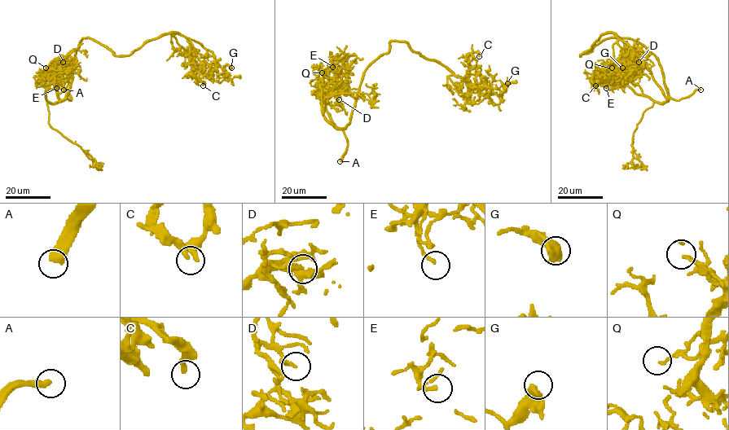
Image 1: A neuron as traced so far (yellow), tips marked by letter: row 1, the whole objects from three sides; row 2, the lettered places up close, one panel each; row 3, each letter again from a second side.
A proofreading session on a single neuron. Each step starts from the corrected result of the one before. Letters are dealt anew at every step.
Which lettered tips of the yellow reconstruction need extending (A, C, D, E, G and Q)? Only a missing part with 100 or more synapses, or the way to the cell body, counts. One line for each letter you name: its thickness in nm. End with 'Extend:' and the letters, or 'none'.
A: calibre 440 nm
Extend: A

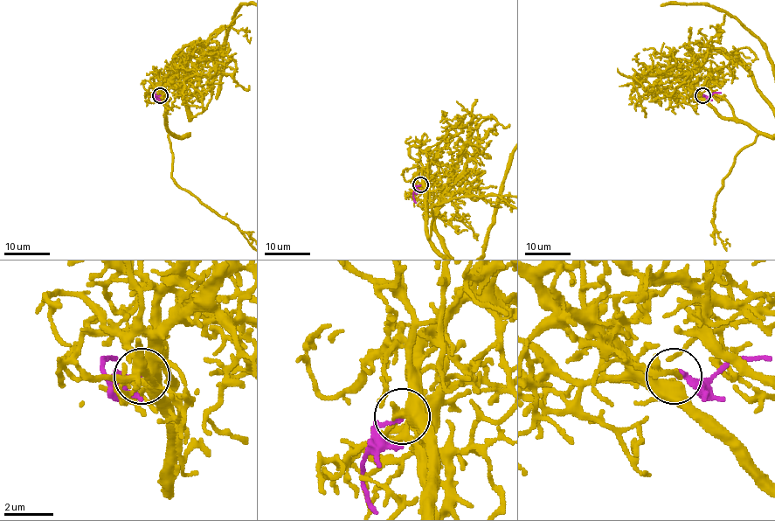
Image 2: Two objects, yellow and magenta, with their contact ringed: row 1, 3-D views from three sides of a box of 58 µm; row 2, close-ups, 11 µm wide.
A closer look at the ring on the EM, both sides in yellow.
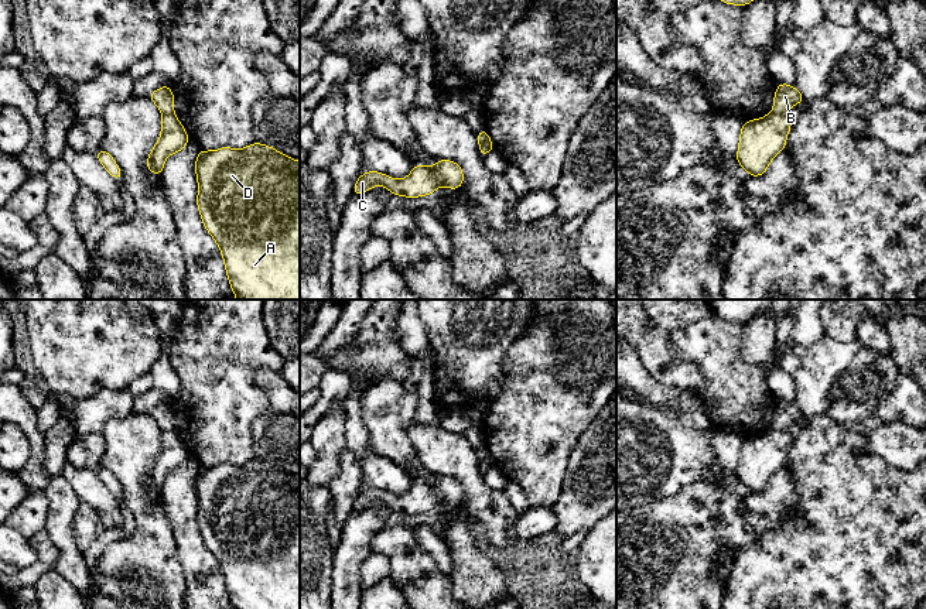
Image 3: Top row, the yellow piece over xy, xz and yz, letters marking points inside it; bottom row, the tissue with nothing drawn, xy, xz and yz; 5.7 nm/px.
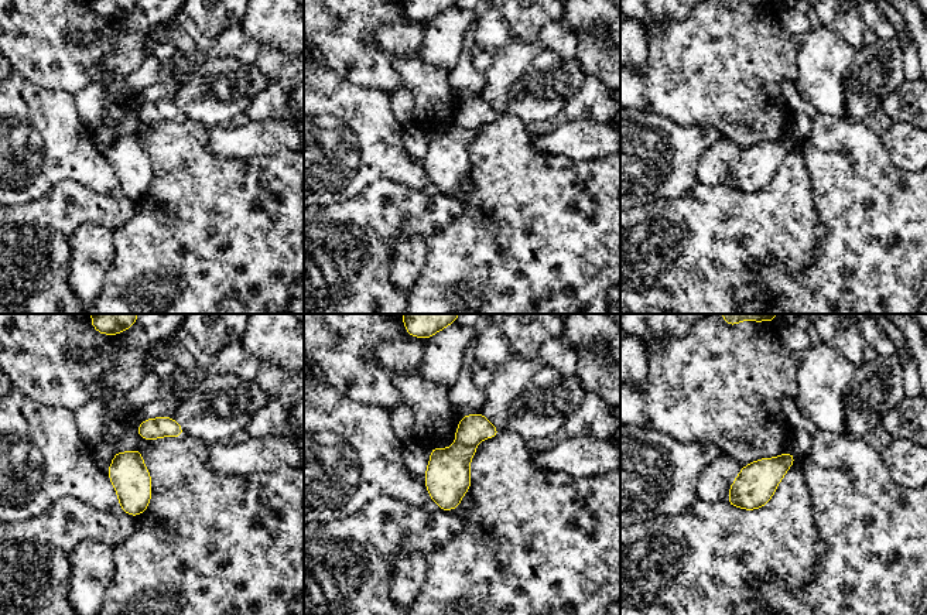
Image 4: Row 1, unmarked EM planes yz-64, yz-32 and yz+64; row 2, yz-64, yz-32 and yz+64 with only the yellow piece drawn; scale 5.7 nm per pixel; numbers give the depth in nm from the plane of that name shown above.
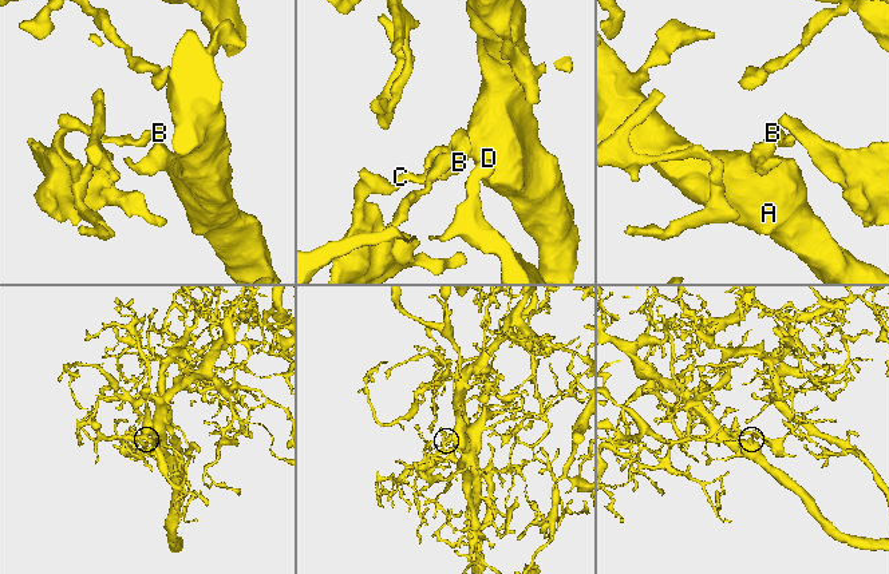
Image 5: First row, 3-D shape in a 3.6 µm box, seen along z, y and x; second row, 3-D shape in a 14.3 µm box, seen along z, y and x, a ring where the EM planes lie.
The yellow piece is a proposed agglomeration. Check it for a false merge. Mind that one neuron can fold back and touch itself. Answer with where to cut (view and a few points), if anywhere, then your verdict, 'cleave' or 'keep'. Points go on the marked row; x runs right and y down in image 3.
cut yz (772, 112), (785, 115); cleave

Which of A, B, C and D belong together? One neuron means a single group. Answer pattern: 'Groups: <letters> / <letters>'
Groups: A D / B C

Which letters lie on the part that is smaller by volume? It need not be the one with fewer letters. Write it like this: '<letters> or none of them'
B, C

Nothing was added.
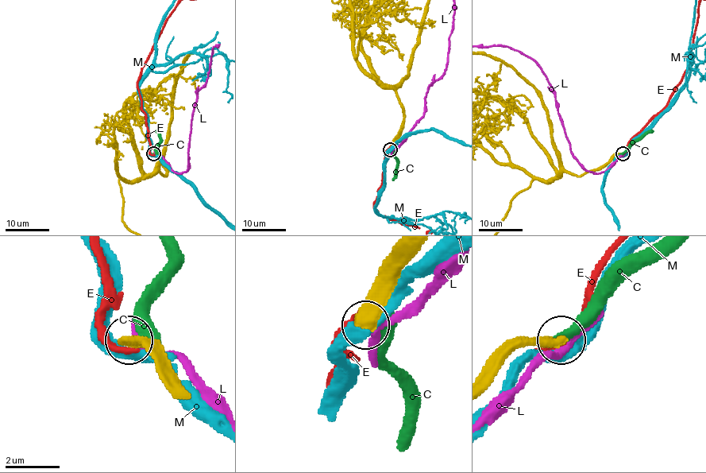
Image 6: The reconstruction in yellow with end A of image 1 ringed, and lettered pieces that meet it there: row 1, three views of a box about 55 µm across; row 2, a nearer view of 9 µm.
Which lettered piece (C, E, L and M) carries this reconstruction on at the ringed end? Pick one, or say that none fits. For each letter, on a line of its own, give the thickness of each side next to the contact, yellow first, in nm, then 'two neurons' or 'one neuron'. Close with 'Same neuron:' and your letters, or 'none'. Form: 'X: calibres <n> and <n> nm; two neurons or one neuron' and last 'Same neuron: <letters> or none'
C: calibres 600 and 500 nm; two neurons
E: calibres 550 and 280 nm; two neurons
L: calibres 500 and 240 nm; two neurons
M: calibres 550 and 420 nm; two neurons
Same neuron: none

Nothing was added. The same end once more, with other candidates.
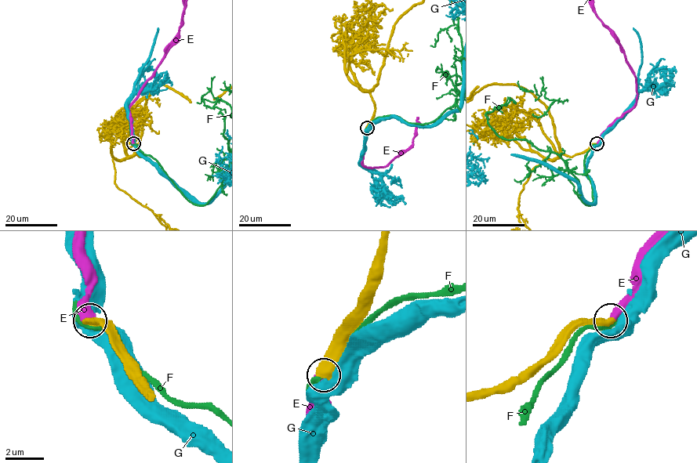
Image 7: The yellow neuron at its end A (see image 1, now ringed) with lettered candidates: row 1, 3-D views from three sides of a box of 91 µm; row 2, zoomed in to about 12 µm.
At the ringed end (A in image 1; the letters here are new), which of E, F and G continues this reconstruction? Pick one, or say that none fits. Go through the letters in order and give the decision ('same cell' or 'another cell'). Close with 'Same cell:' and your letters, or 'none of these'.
E: same cell
F: another cell
G: another cell
Same cell: E

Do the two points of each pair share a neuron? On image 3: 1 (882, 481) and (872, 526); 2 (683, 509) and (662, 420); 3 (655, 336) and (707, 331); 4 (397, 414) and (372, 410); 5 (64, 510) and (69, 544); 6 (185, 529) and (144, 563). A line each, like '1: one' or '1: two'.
1: one
2: two
3: two
4: one
5: one
6: two

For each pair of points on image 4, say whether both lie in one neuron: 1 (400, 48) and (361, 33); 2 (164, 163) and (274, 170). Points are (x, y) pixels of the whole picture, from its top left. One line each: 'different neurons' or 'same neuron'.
1: different neurons
2: same neuron

